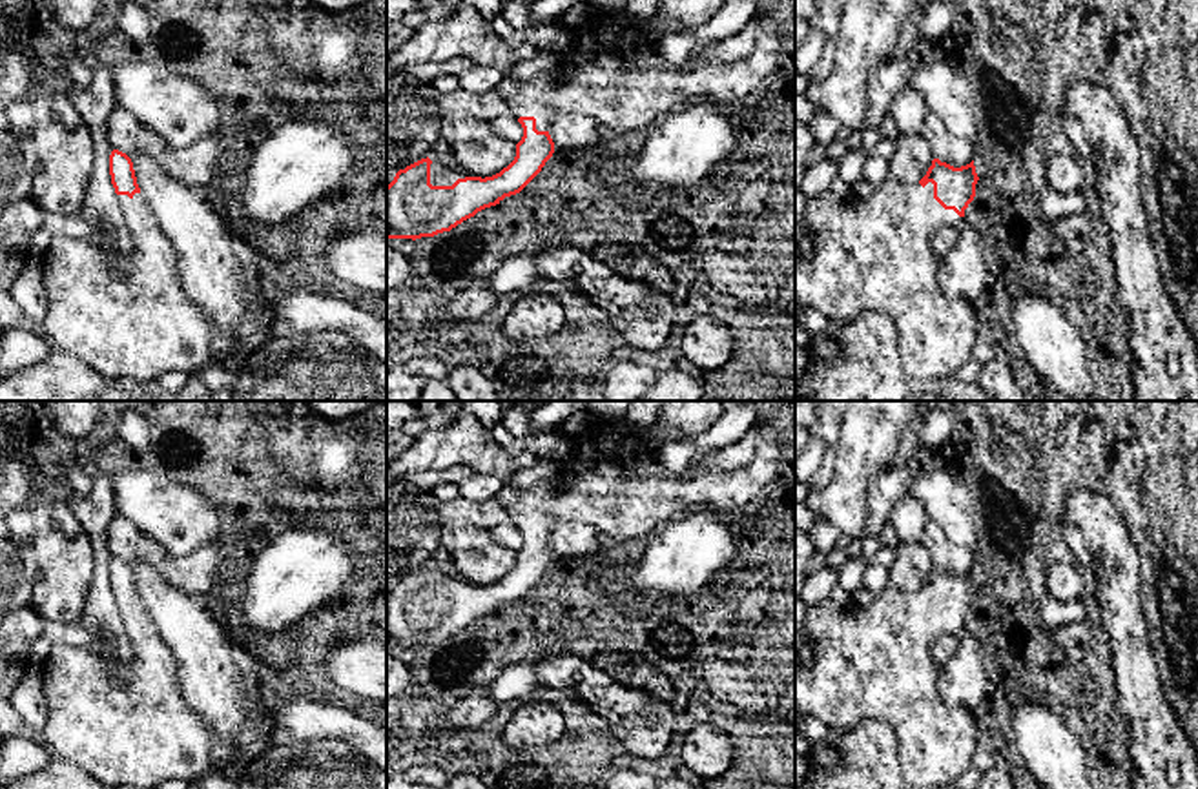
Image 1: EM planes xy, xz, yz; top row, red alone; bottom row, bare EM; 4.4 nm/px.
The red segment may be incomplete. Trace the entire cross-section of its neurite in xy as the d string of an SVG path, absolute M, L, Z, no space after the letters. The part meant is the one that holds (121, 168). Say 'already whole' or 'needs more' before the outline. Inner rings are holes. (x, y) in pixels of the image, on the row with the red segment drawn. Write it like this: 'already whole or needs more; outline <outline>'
needs more; outline M113 149L109 175L133 250L119 251L69 235L55 237L40 261L47 299L47 313L36 326L40 335L53 350L111 379L150 383L168 372L191 377L204 366L237 366L253 350L261 315L266 313L266 302L257 299L259 290L246 302L244 321L237 328L241 354L221 363L212 352L212 324L182 286L177 253L140 193L131 159Z

